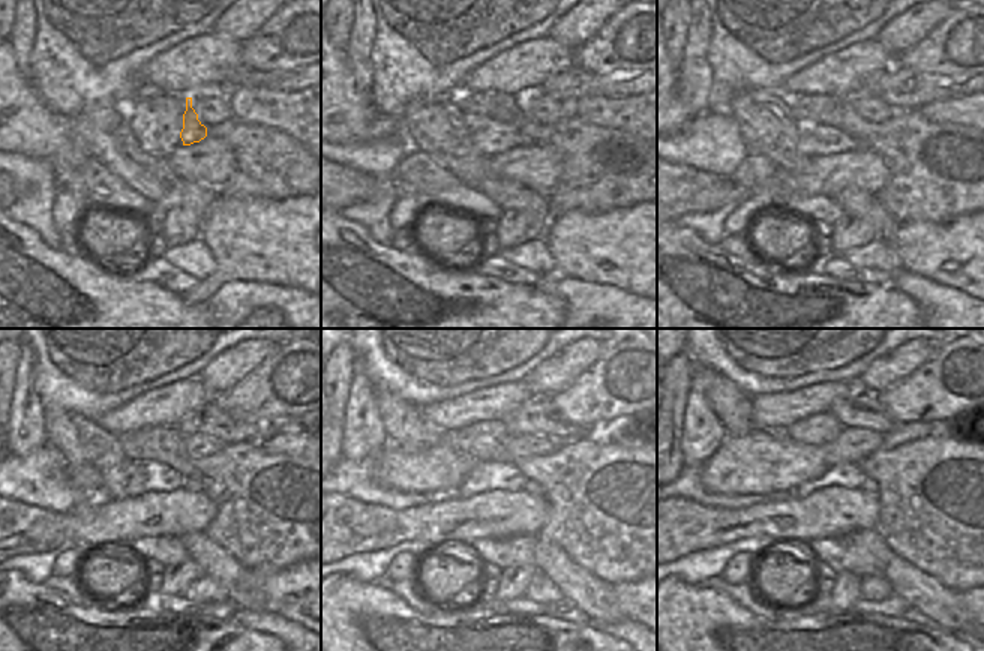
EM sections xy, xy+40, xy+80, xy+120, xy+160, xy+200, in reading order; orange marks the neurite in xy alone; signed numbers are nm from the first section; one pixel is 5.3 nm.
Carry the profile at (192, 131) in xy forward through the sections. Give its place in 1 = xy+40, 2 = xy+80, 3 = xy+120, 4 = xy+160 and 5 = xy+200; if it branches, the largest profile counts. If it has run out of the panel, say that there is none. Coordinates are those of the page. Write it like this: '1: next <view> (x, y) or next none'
1: next xy+40 (524, 140)
2: next xy+80 (860, 146)
3: next xy+120 (194, 485)
4: next xy+160 (530, 486)
5: next xy+200 (869, 486)

